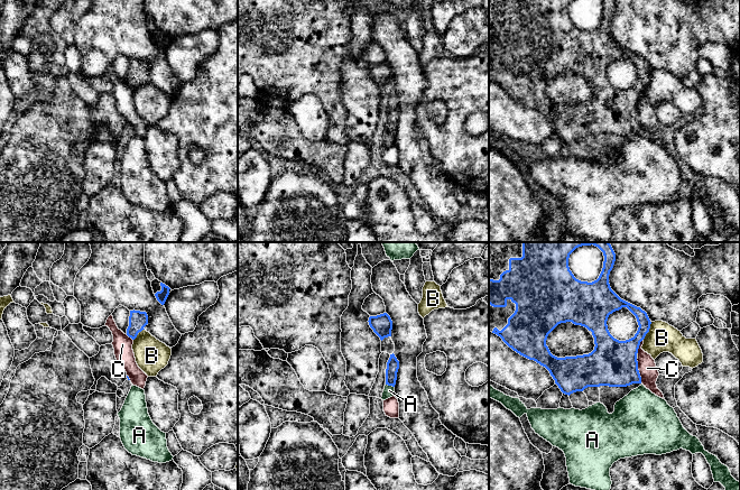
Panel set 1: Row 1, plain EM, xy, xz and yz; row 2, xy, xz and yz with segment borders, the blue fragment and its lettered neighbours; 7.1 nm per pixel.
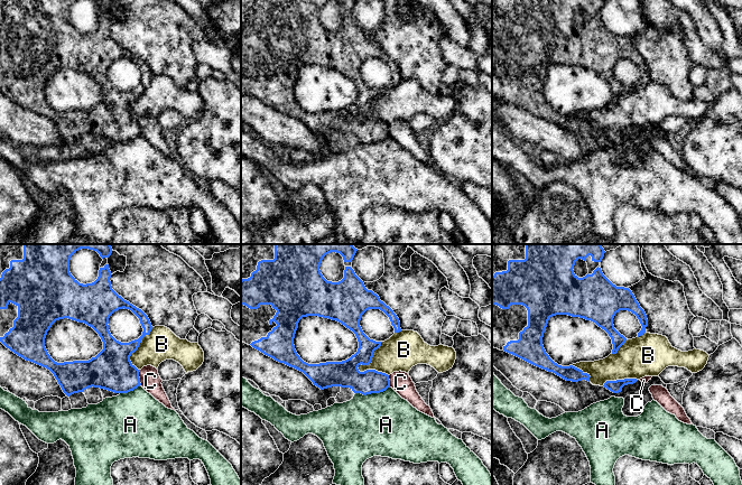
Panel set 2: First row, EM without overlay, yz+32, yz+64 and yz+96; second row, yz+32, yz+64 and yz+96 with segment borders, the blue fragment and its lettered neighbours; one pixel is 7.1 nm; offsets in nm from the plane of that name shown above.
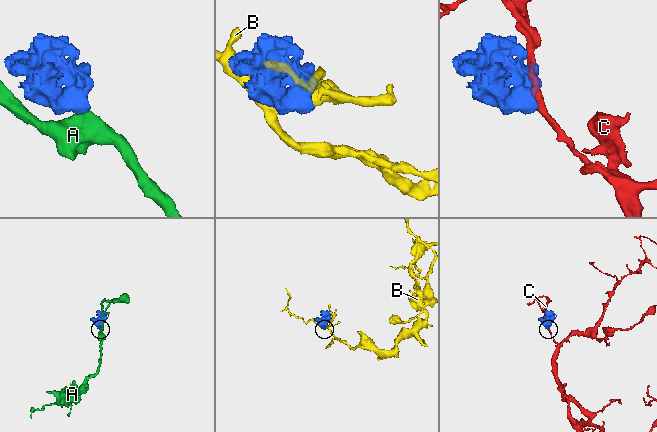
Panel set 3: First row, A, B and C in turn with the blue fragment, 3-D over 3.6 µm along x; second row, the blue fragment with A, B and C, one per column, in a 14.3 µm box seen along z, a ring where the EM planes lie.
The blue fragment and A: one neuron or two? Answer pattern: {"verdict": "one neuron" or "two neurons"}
{"verdict": "two neurons"}

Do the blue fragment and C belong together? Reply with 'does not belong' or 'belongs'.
does not belong

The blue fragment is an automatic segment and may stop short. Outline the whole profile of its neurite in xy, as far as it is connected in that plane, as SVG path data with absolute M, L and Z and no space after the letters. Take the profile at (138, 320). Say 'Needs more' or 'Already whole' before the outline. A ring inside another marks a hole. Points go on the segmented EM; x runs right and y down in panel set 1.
Already whole. M130 311L129 326L127 329L127 335L135 340L139 332L145 330L148 324L148 315L146 312Z

